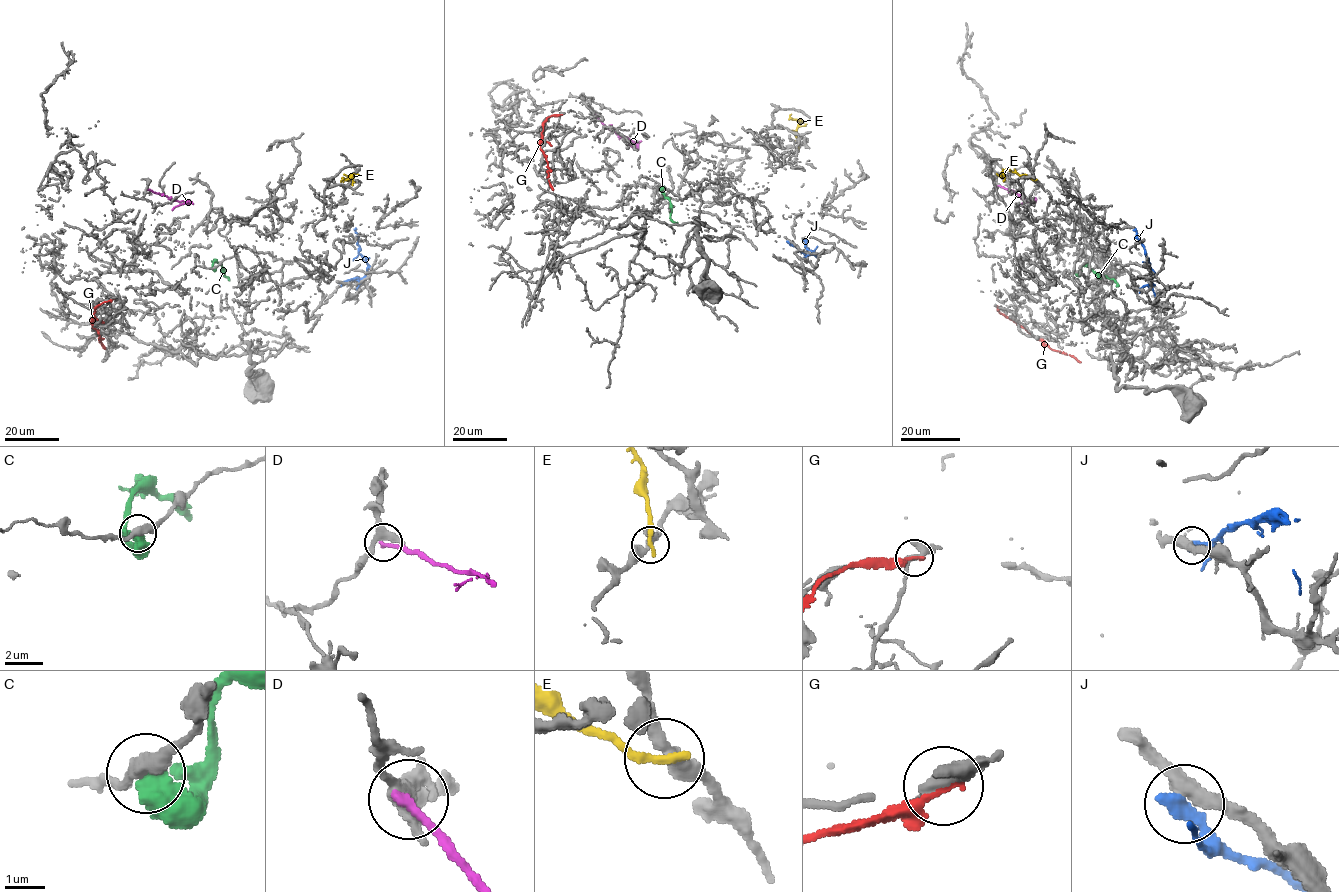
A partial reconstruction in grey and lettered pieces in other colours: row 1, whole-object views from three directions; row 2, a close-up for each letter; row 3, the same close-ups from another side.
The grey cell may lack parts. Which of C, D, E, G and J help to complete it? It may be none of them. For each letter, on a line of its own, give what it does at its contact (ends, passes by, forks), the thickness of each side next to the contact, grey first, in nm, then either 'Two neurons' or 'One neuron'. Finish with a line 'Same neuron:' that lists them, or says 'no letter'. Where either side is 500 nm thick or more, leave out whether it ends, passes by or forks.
C: Thickness 320 nm (grey) against 600 nm. Two neurons
D: It ends there. Thickness 400 nm (grey) against 260 nm. Two neurons
E: It ends there. Thickness 280 nm (grey) against 280 nm. Two neurons
G: It ends there. Thickness 280 nm (grey) against 240 nm. Two neurons
J: It ends there. Thickness 400 nm (grey) against 360 nm. Two neurons
Same neuron: no letter

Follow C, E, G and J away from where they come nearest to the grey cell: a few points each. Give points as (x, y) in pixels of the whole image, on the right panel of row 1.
C: (1076, 272), (1082, 266), (1087, 266), (1116, 282), (1117, 287)
E: (1035, 180), (1006, 169), (1001, 175), (996, 174)
G: (997, 307), (1002, 314), (1052, 349), (1072, 355), (1081, 362)
J: (1137, 289), (1152, 284), (1152, 277), (1145, 249), (1133, 230)

